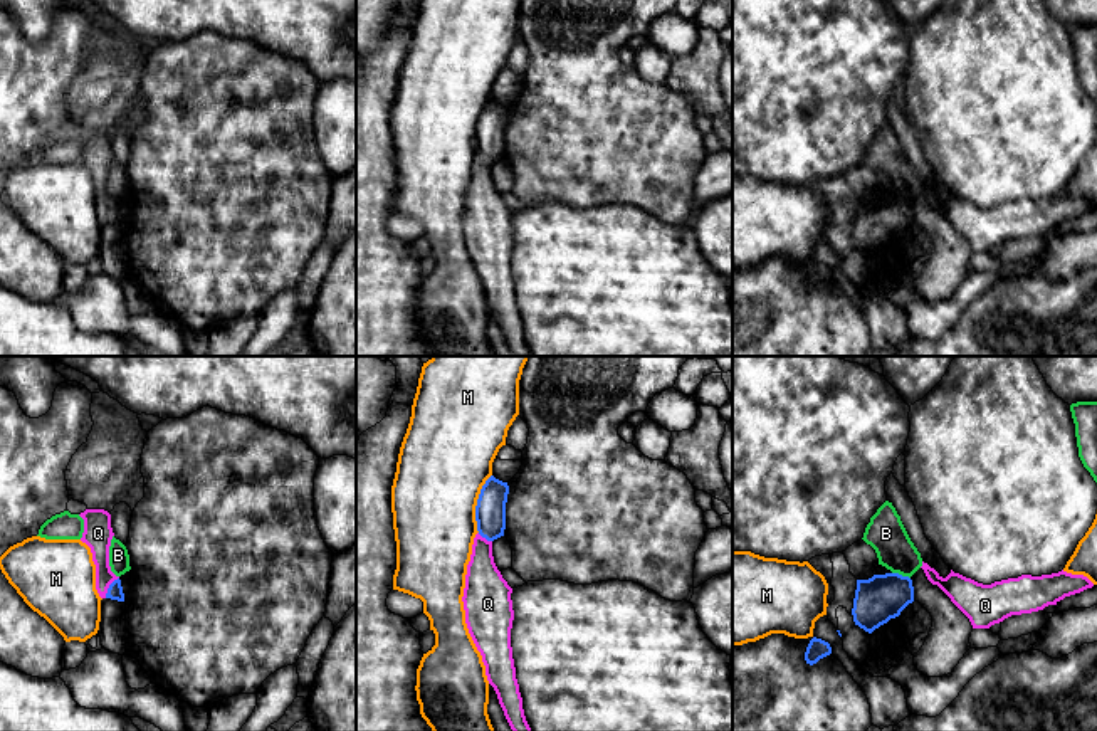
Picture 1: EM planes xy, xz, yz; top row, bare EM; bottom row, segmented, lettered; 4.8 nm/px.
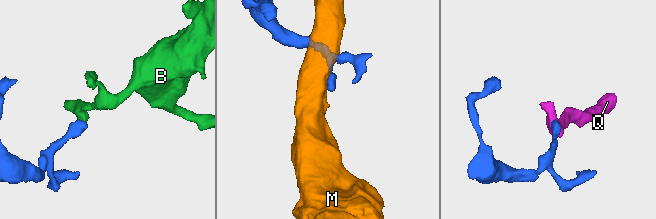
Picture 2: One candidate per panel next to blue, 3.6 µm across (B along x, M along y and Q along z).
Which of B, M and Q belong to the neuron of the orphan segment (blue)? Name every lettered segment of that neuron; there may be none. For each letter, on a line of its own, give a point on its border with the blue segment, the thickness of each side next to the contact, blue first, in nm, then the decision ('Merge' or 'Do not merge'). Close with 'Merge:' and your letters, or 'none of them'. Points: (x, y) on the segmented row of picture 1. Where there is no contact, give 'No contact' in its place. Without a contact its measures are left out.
B: Touches blue at yz (901, 575). Thickness 220 nm (blue) against 190 nm. Do not merge
M: Touches blue at xz (477, 503). Thickness 140 nm (blue) against 440 nm. Do not merge
Q: Touches blue at xy (110, 587). Thickness 80 nm (blue) against 130 nm. Merge
Merge: Q

